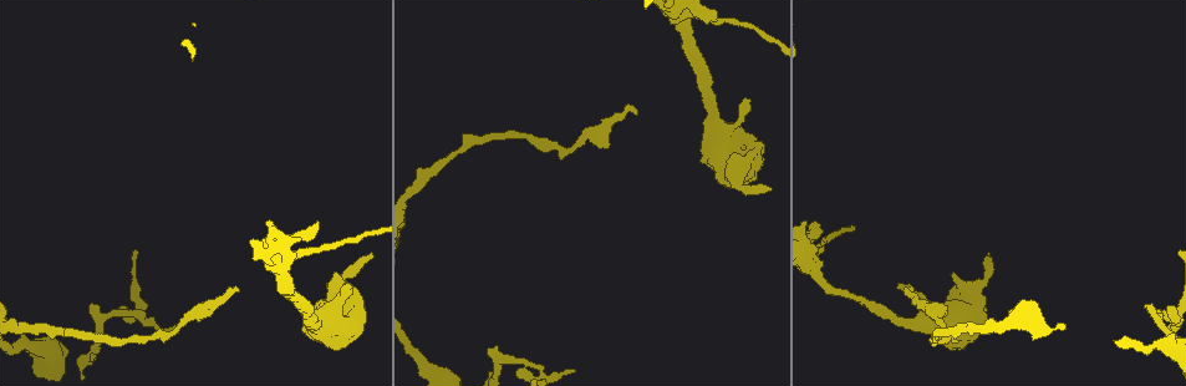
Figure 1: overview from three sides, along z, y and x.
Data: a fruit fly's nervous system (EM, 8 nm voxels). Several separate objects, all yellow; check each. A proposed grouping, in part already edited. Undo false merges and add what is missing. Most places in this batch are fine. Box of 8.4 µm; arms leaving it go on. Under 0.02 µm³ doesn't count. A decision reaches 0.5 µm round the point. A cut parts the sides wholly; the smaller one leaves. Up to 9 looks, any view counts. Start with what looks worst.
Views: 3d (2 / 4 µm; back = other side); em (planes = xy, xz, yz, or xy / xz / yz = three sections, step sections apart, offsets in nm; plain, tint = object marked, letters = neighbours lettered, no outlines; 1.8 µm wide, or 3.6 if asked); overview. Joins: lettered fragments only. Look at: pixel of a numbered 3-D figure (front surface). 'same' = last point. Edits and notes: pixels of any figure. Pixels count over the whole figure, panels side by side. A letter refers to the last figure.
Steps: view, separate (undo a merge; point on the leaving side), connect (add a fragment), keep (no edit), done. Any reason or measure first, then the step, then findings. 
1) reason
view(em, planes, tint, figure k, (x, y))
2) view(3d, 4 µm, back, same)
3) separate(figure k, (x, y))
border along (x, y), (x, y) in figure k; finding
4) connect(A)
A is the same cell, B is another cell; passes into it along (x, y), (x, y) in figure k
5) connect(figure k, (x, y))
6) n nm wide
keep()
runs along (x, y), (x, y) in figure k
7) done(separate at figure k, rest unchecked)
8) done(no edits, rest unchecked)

long arm stops here
view(3d, 4 µm, figure 1, (915, 293))

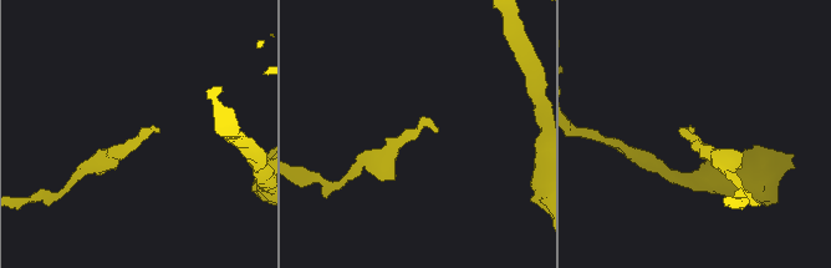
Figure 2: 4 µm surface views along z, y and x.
shape alone is not enough
view(em, planes, letters, figure 2, (436, 130))

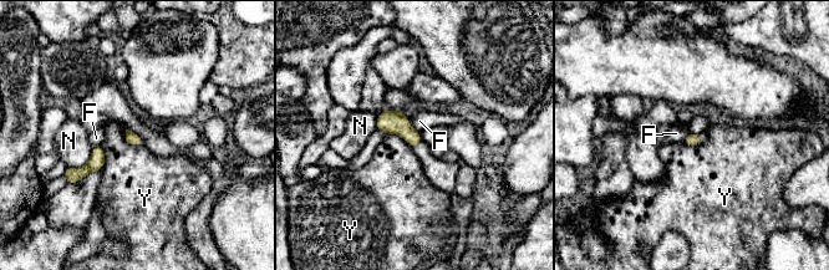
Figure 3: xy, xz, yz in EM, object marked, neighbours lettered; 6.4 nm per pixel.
keep()
F, N and Y are other cells; no lettered fragment goes on from it

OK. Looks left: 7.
free end
view(em, planes, letters, figure 1, (716, 18))

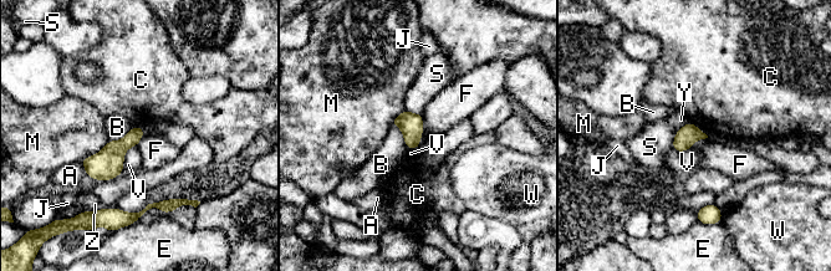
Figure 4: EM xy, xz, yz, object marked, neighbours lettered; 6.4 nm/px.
keep()
A, B, C, E, F, J, M, S, V, W, Y and Z are other cells; border along (422, 114), (422, 137), (419, 142) in figure 4; none of them fits

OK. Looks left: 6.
thin end
view(em, xy, step 8, letters, figure 1, (1149, 307))

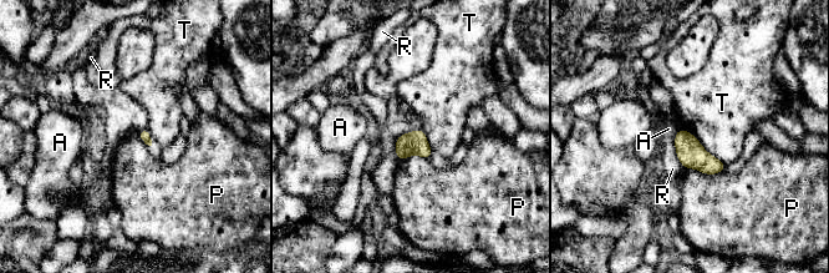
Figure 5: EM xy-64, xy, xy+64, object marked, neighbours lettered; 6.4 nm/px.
keep()
A, P, R and T are other cells; border along (683, 167), (723, 172) in figure 5; no lettered fragment goes on from it

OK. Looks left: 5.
thin end
view(em, yz, step 4, letters, figure 1, (175, 325))

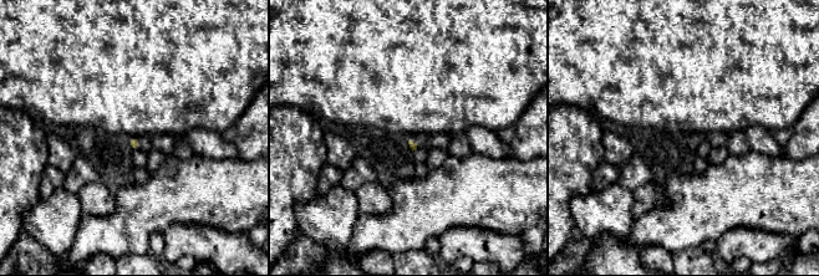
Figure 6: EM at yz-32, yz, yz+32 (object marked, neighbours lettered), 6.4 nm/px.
view(em, planes, letters, same)

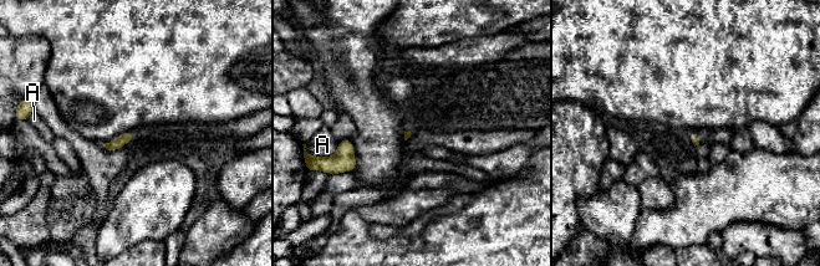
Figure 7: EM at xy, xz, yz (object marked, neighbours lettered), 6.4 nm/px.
keep()
A is another cell; border along (339, 142), (337, 149), (329, 157) in figure 7; no lettered fragment goes on from it

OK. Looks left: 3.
done(no edits, rest unchecked)

